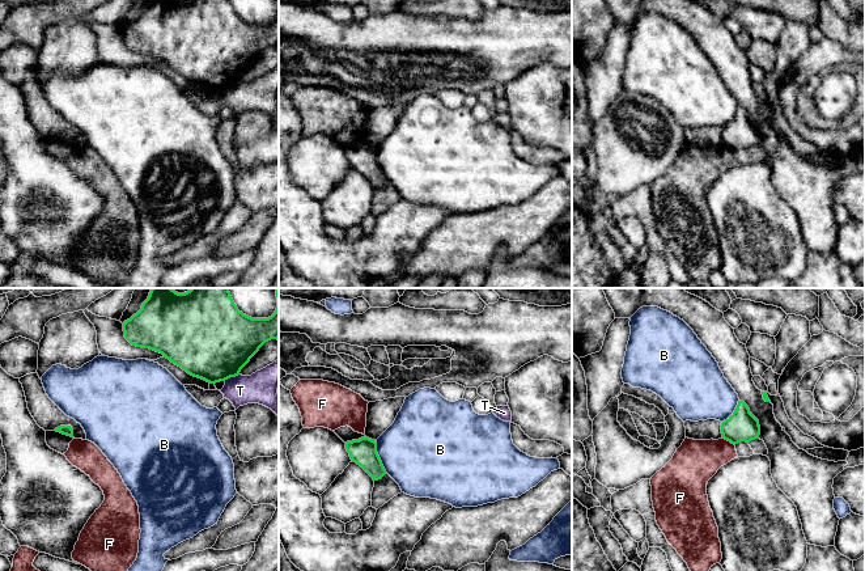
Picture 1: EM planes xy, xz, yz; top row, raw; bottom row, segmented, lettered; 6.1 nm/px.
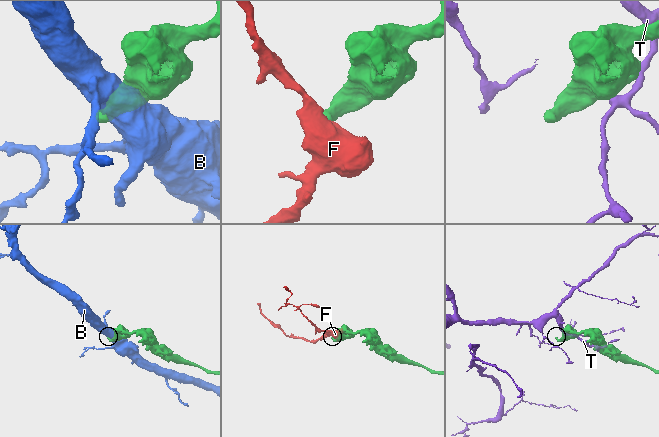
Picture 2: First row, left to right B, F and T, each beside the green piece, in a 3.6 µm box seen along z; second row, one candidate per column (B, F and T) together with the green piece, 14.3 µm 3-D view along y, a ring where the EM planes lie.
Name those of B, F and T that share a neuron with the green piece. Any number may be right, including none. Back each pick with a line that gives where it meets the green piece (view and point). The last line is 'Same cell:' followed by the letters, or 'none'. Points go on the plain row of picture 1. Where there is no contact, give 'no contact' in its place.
Same cell: none

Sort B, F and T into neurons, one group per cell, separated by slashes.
B / F / T

